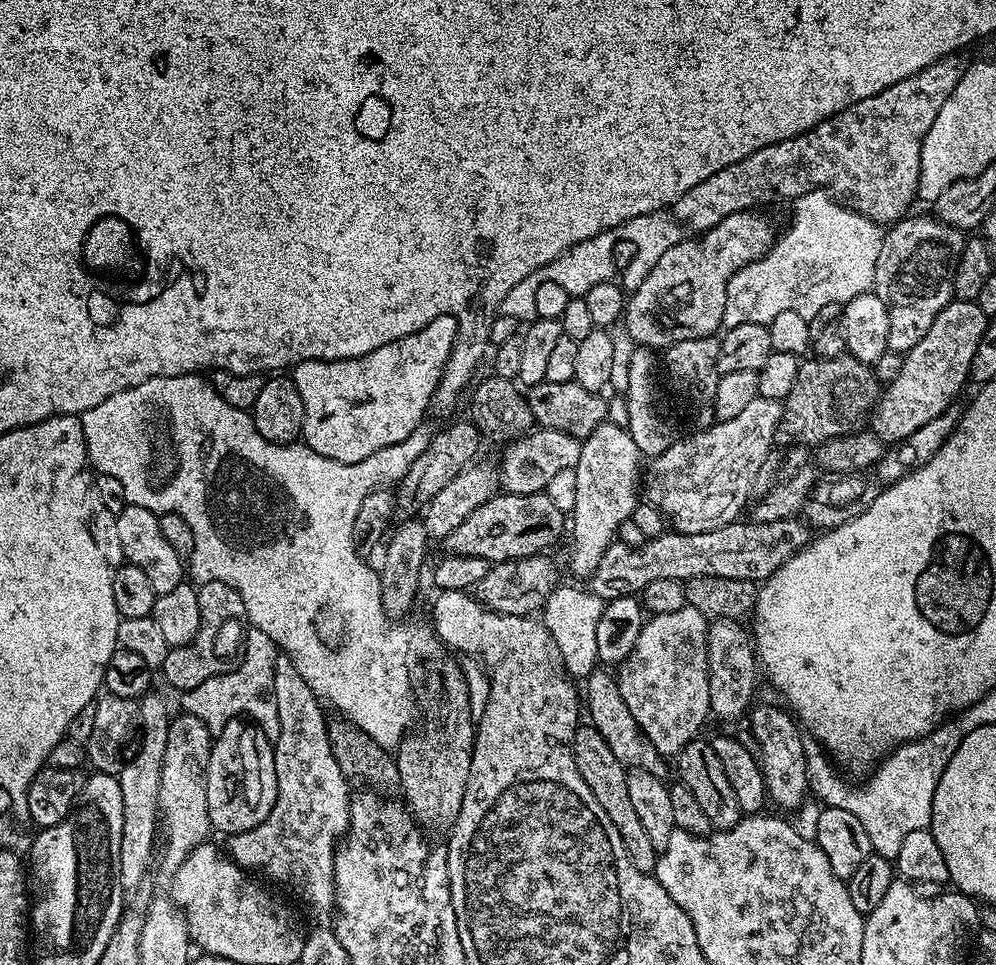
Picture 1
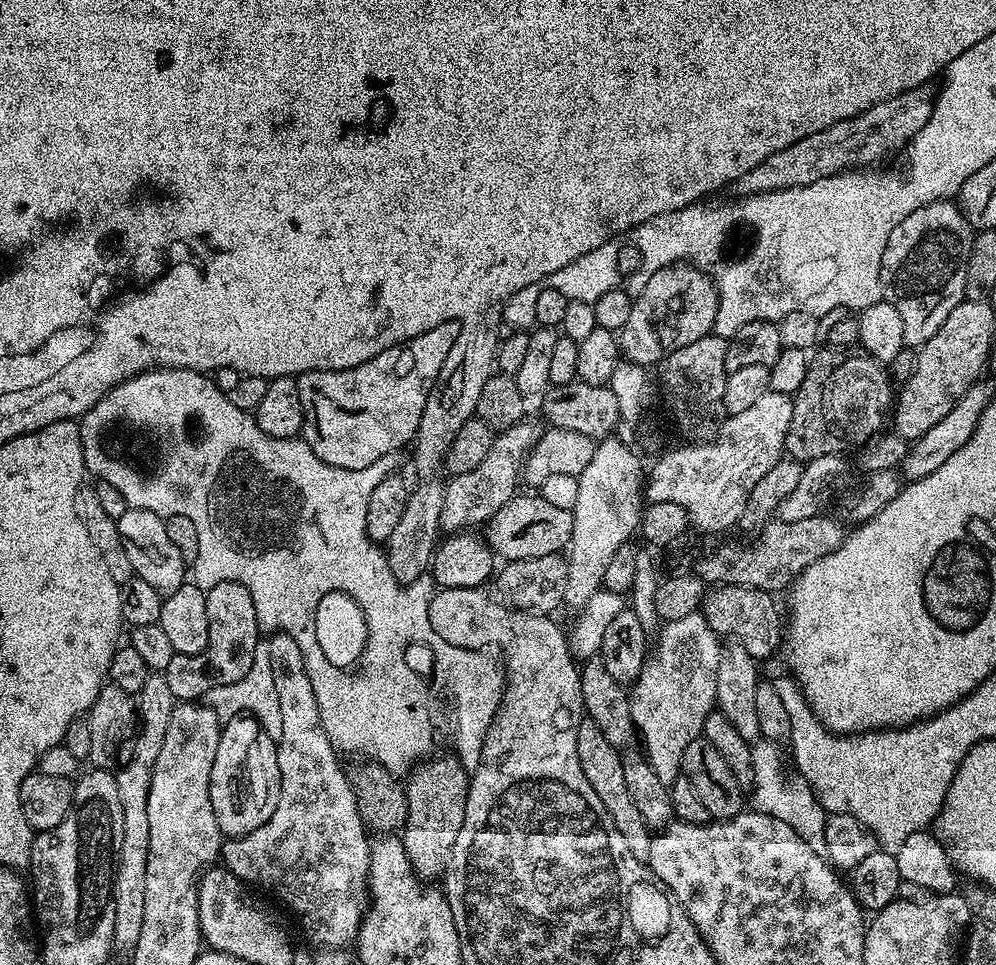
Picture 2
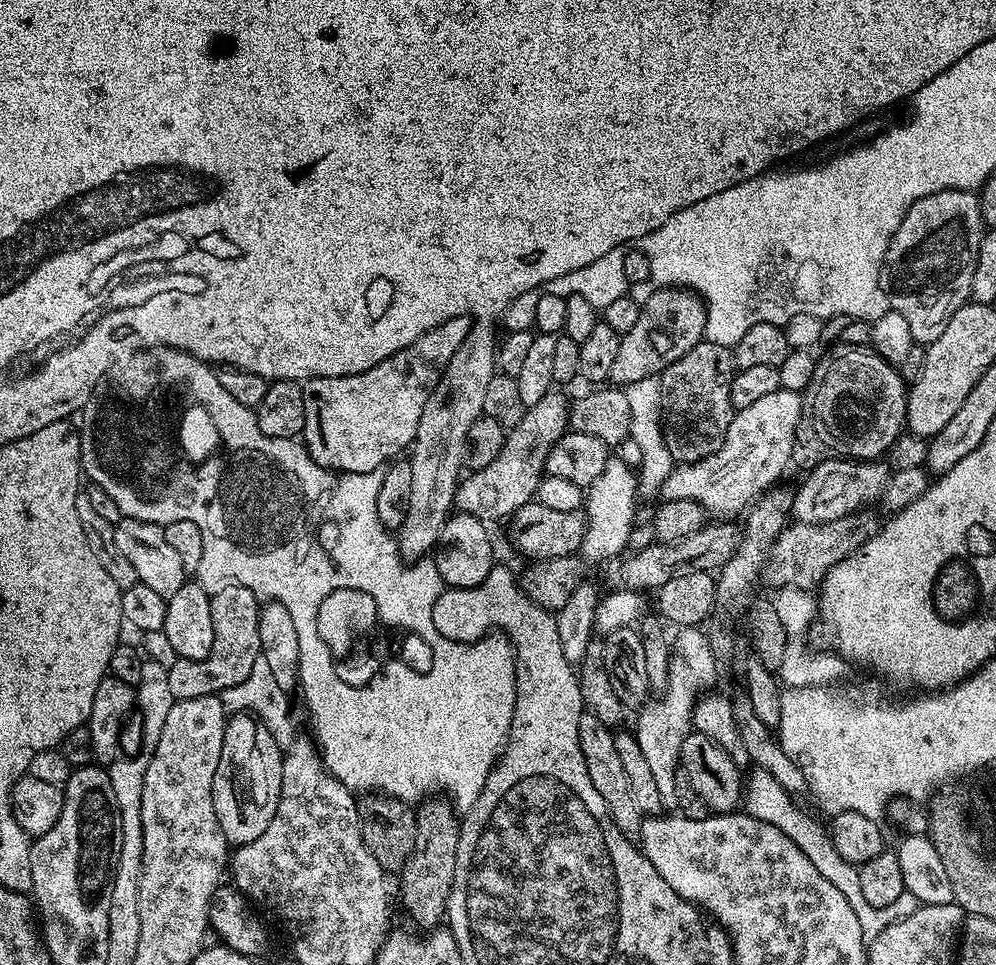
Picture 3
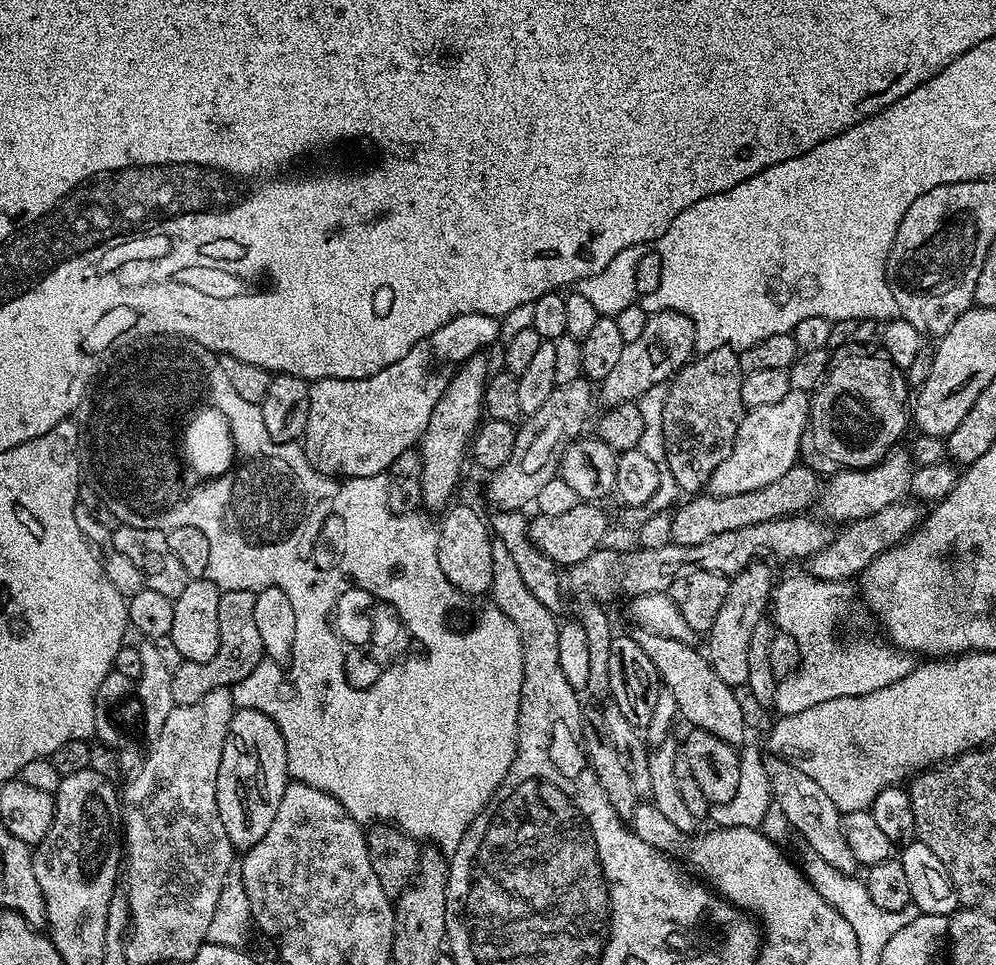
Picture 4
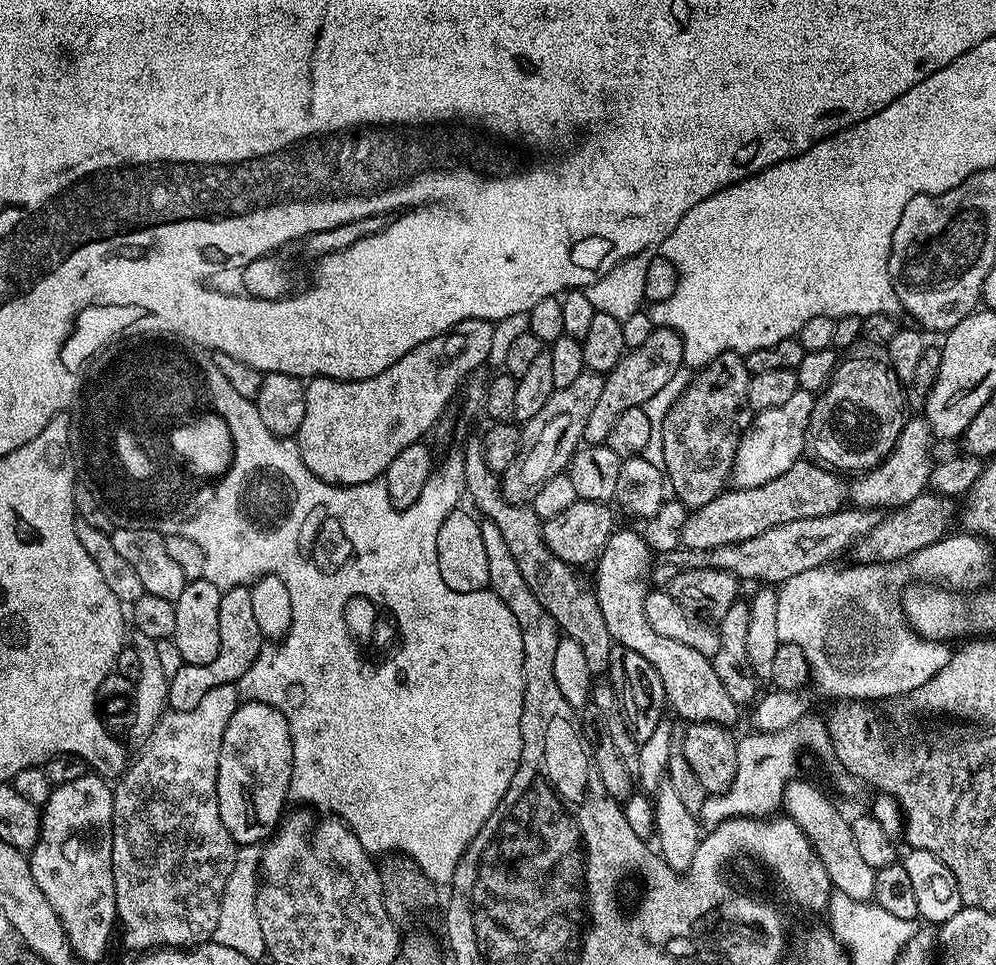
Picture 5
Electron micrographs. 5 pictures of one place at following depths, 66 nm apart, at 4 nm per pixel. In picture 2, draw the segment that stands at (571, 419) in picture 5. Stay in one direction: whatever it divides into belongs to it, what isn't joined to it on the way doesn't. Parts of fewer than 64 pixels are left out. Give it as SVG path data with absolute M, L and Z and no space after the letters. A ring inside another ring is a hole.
M531 418L519 420L514 426L503 429L493 439L490 454L478 462L474 470L466 470L466 474L452 476L445 483L442 498L442 514L440 526L445 533L455 534L465 530L475 529L475 524L485 525L506 502L510 502L522 484L522 469L528 453L535 448L542 431L541 425L535 424Z

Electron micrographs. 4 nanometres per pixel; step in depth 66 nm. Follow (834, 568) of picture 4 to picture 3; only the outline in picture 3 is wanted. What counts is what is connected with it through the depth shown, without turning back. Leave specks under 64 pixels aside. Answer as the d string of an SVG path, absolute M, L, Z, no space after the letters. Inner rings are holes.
M872 510L851 512L846 518L838 518L834 522L825 524L789 523L778 534L772 552L764 564L762 577L765 585L769 584L773 590L782 588L815 589L823 581L824 575L838 562L847 556L852 556L863 548L871 536L875 536L882 527L881 521L876 521Z

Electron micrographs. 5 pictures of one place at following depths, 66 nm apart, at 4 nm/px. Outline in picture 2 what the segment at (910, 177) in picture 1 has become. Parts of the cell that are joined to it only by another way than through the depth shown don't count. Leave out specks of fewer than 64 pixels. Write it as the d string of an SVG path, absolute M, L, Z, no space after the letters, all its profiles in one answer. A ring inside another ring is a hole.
M931 87L912 88L909 92L900 92L894 98L878 102L874 106L867 108L862 114L858 114L849 120L838 122L826 130L818 130L818 134L808 134L802 138L802 142L792 142L786 146L786 150L778 150L778 154L770 154L754 170L742 174L734 183L735 190L740 196L753 196L763 192L773 192L774 190L786 190L787 188L801 188L810 186L810 182L818 182L818 178L827 176L837 176L839 172L849 170L864 170L869 166L880 166L883 160L891 158L895 152L903 153L908 147L908 143L922 130L932 113L932 101L934 92Z

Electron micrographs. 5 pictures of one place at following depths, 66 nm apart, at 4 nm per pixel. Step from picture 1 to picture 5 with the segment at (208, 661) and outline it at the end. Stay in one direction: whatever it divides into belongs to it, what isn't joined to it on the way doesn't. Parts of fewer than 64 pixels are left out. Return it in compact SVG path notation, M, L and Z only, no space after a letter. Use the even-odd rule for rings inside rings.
M251 587L226 588L220 593L218 606L218 658L209 664L185 664L178 674L171 676L168 682L168 708L173 712L178 710L194 710L202 699L214 686L236 684L254 666L254 658L258 658L260 649L266 643L266 637L258 630L258 621L254 619L254 609L250 594Z

